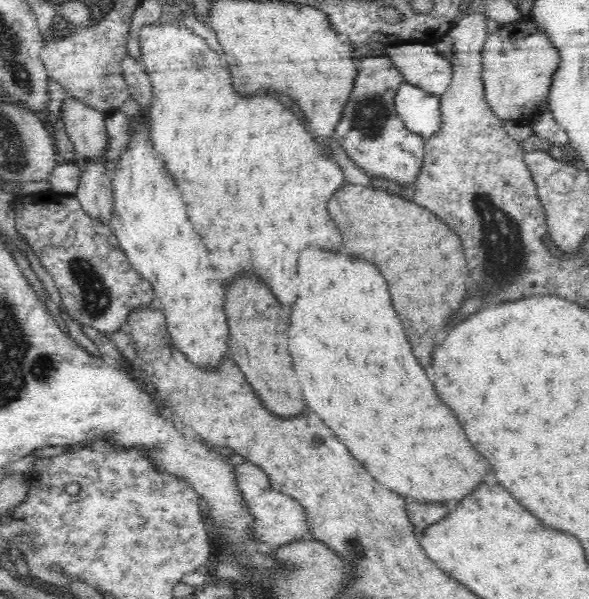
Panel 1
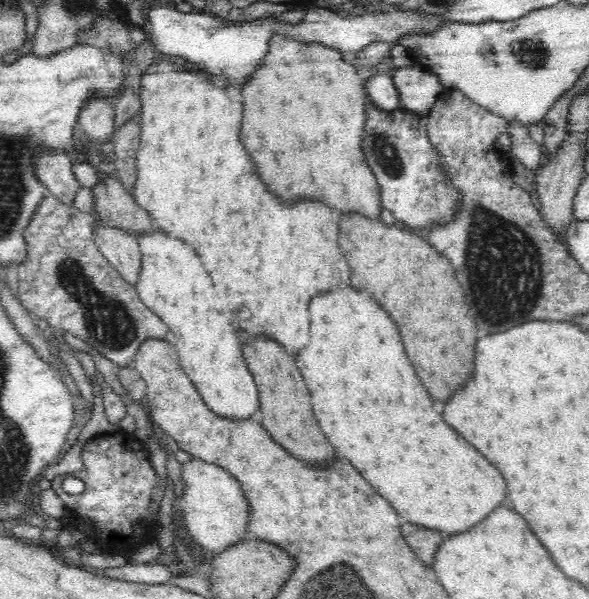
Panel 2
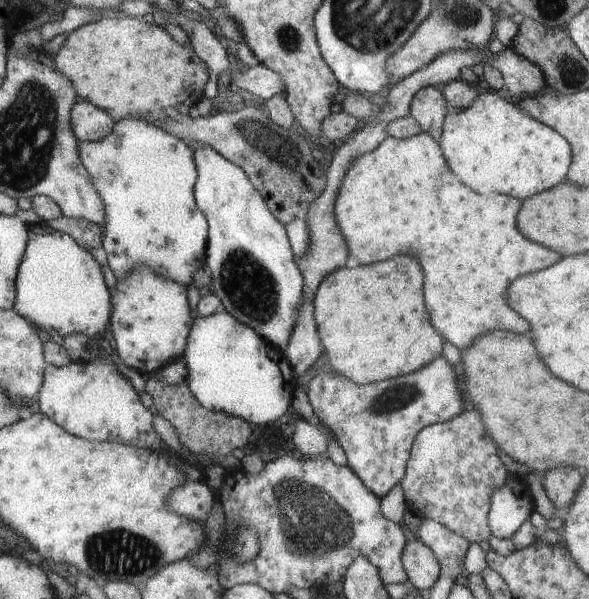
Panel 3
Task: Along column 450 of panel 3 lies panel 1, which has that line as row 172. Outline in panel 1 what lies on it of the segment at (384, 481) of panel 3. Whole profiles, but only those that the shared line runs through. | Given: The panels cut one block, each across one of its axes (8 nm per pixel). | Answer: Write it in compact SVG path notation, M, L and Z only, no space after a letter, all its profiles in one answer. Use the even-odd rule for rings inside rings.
M388 56L357 60L358 76L352 96L336 126L336 140L346 154L371 178L382 177L402 186L412 186L423 165L425 140L410 132L395 110L395 96L404 76Z

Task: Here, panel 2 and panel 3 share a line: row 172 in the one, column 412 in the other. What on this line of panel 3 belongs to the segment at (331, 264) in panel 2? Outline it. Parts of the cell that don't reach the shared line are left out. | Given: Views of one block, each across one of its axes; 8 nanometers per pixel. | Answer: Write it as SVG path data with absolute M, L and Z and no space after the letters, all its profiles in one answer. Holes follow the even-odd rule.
M424 131L418 133L416 136L407 139L397 139L393 136L387 136L378 148L375 148L371 153L366 153L361 157L356 158L352 162L350 168L345 172L342 184L337 192L336 200L334 201L334 218L336 219L336 226L341 232L348 250L352 252L352 256L360 262L360 264L372 264L372 262L380 262L380 260L388 260L394 254L408 254L412 258L416 258L424 270L426 276L426 284L424 284L424 300L426 300L426 308L428 308L428 316L432 326L436 328L436 332L440 332L440 336L450 344L454 344L460 350L465 349L471 345L477 336L492 331L506 331L509 333L520 334L528 332L529 324L517 312L514 312L509 307L506 298L506 286L516 278L516 276L524 276L524 274L533 273L553 264L556 264L562 256L556 254L553 250L548 250L545 246L530 242L526 240L518 228L516 228L516 216L520 210L520 200L504 196L504 194L490 194L490 198L484 198L476 192L472 192L470 188L466 188L458 176L448 168L442 152L440 152L440 145L432 136Z

